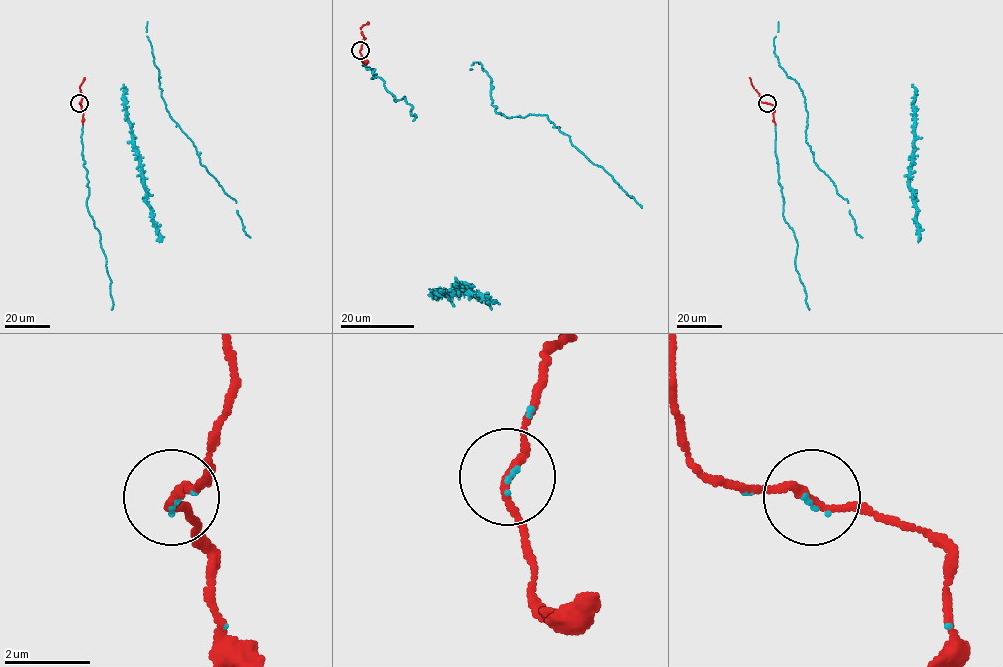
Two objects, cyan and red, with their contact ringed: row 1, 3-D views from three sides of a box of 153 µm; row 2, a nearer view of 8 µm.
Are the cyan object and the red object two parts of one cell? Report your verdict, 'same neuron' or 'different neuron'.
same neuron

